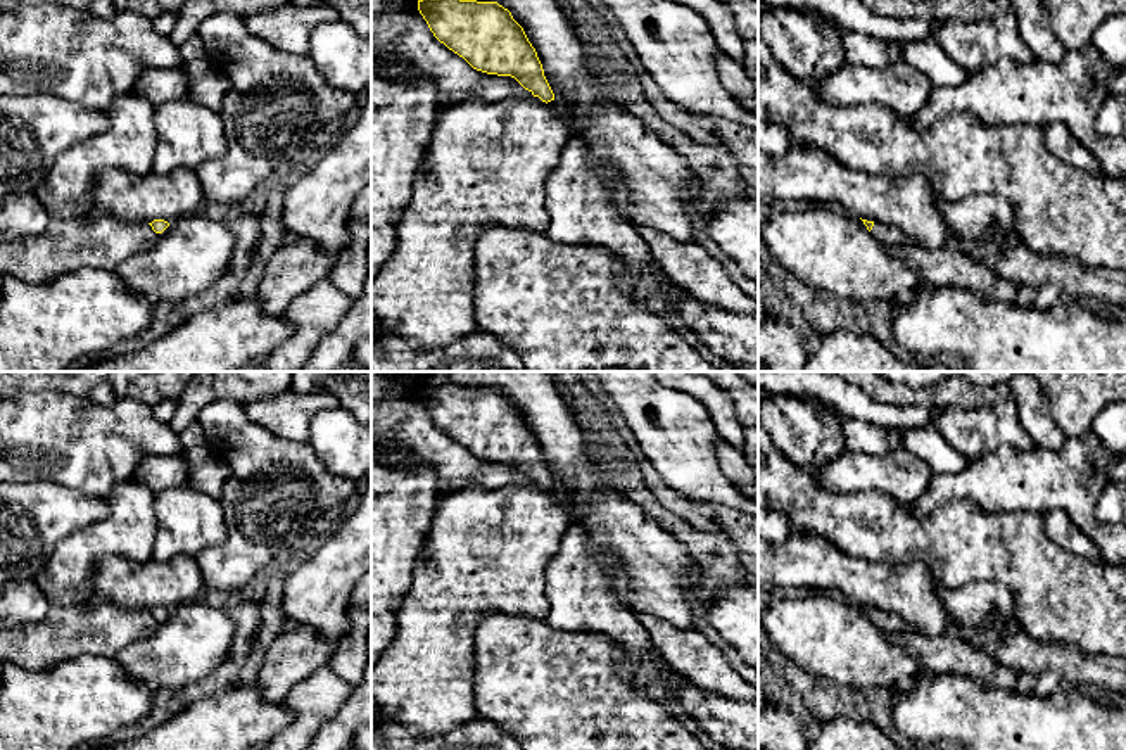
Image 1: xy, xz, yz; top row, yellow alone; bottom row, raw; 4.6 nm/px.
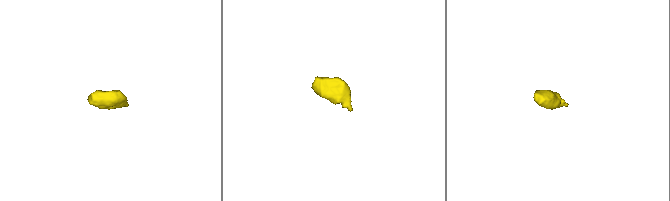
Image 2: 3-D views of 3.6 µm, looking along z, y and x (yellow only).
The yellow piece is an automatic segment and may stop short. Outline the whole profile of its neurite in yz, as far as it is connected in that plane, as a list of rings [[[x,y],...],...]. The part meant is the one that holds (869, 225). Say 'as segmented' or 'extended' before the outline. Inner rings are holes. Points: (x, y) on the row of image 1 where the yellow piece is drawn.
extended; [[[862,219],[867,230],[872,233],[872,237],[884,245],[912,245],[914,240],[908,238],[905,233],[901,233],[898,228],[877,223],[877,221],[867,221]]]

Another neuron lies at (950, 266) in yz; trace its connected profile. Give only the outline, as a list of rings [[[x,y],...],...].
[[[957,242],[939,249],[886,245],[889,252],[914,268],[922,283],[936,289],[962,289],[988,301],[1015,302],[1019,285],[998,276],[986,264],[969,256]]]

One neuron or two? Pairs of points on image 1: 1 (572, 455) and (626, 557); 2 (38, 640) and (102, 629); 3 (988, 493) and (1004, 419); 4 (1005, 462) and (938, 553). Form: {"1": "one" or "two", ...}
{"1": "one", "2": "one", "3": "two", "4": "two"}

